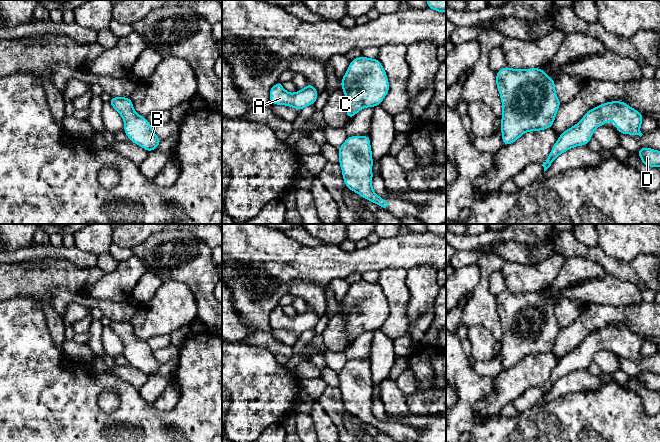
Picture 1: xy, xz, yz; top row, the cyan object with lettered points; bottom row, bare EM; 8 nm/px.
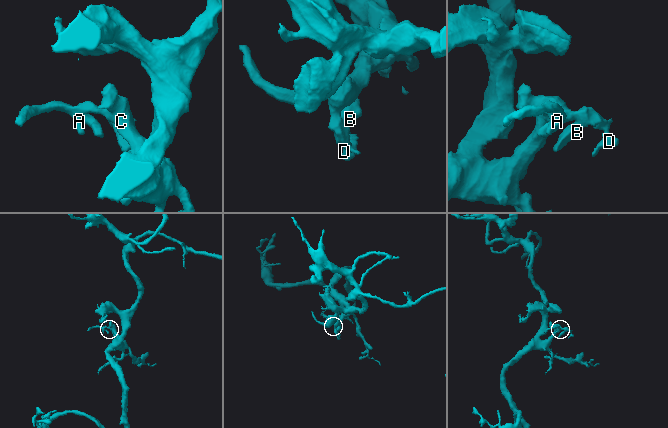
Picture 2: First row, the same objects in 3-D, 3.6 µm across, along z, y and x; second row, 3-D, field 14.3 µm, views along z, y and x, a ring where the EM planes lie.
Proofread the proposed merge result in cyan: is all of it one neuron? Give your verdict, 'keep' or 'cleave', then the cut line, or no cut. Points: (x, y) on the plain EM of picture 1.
keep; no cut

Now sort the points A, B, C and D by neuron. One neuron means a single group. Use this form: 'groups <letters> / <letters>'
groups A B C D

